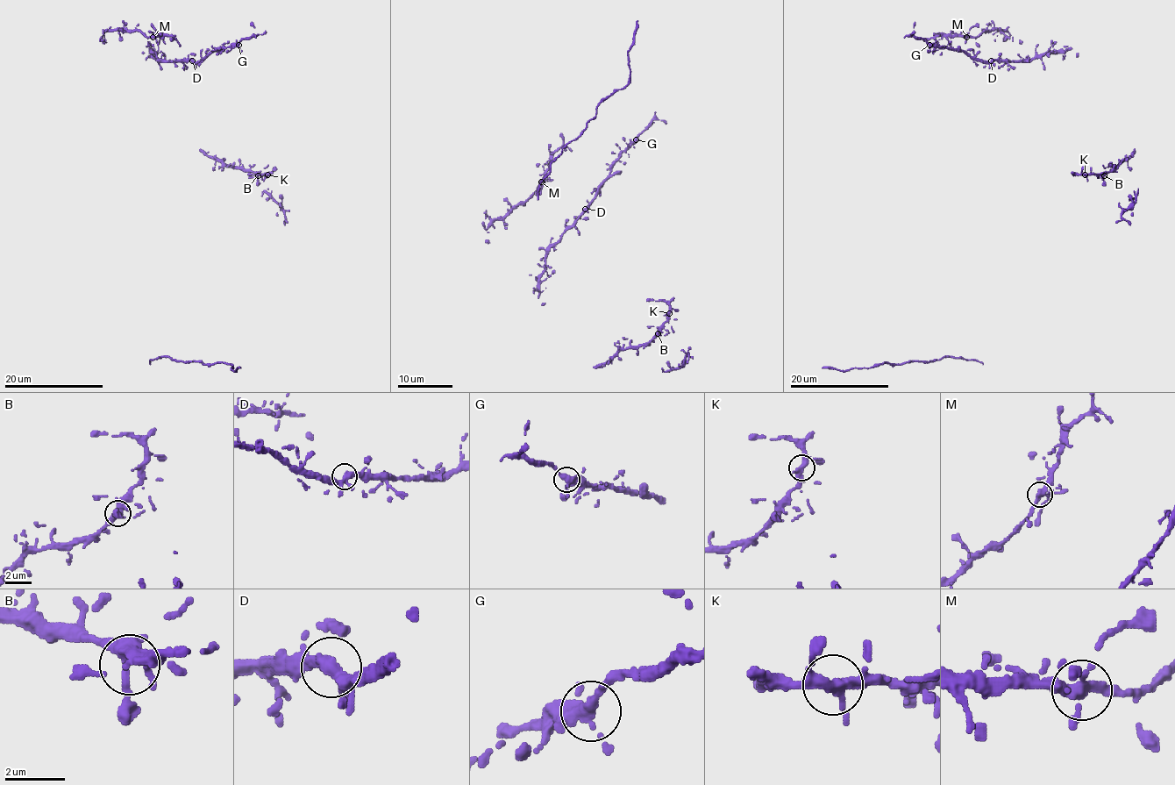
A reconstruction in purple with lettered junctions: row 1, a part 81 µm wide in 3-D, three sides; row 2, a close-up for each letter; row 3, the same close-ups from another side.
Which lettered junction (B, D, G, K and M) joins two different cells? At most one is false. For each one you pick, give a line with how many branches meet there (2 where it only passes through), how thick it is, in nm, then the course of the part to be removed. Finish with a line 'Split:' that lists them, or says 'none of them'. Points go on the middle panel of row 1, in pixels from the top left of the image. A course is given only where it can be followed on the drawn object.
Split: none of them

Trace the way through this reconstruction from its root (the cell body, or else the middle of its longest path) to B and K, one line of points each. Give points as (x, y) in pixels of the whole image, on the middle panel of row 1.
B: (638, 345), (648, 343), (658, 333)
K: (638, 345), (647, 343), (655, 335), (669, 313)

